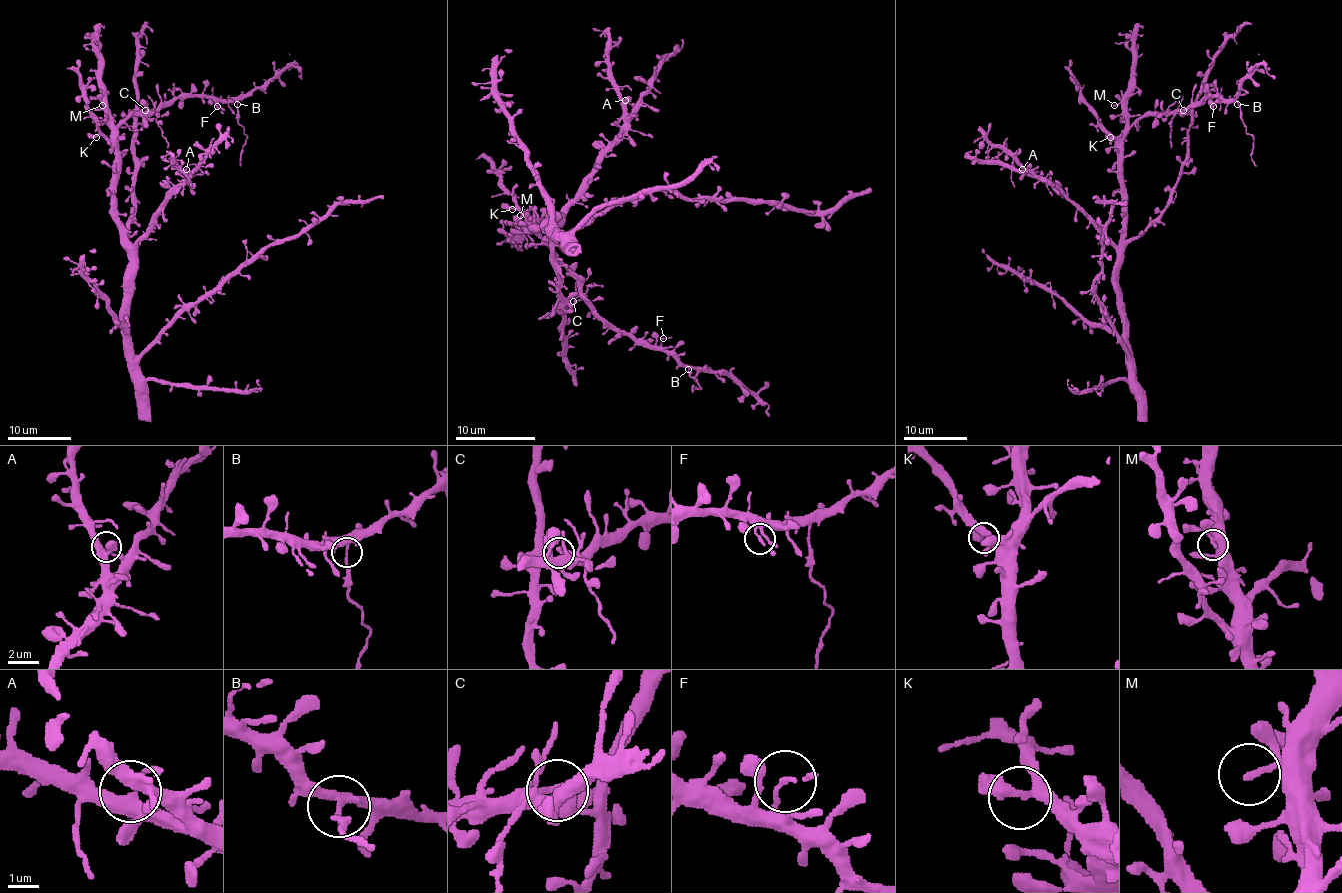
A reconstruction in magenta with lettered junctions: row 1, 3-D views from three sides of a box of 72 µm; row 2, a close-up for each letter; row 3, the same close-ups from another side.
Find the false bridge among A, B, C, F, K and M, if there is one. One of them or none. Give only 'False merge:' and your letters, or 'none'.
False merge: B

